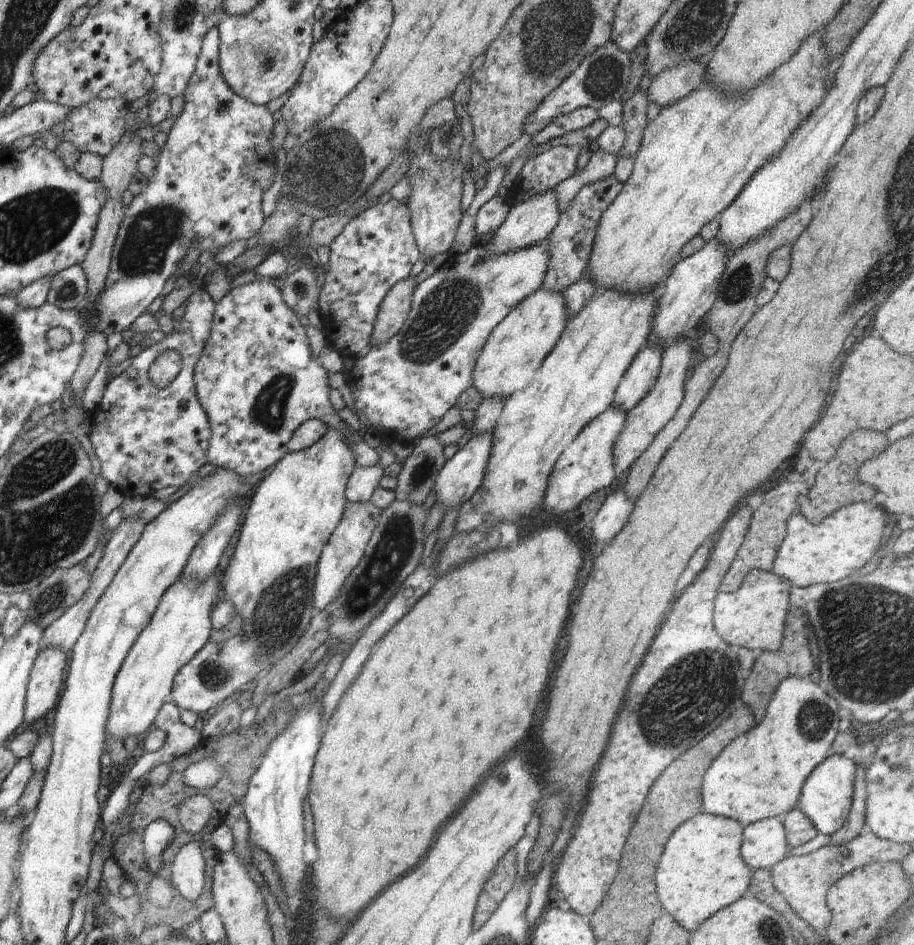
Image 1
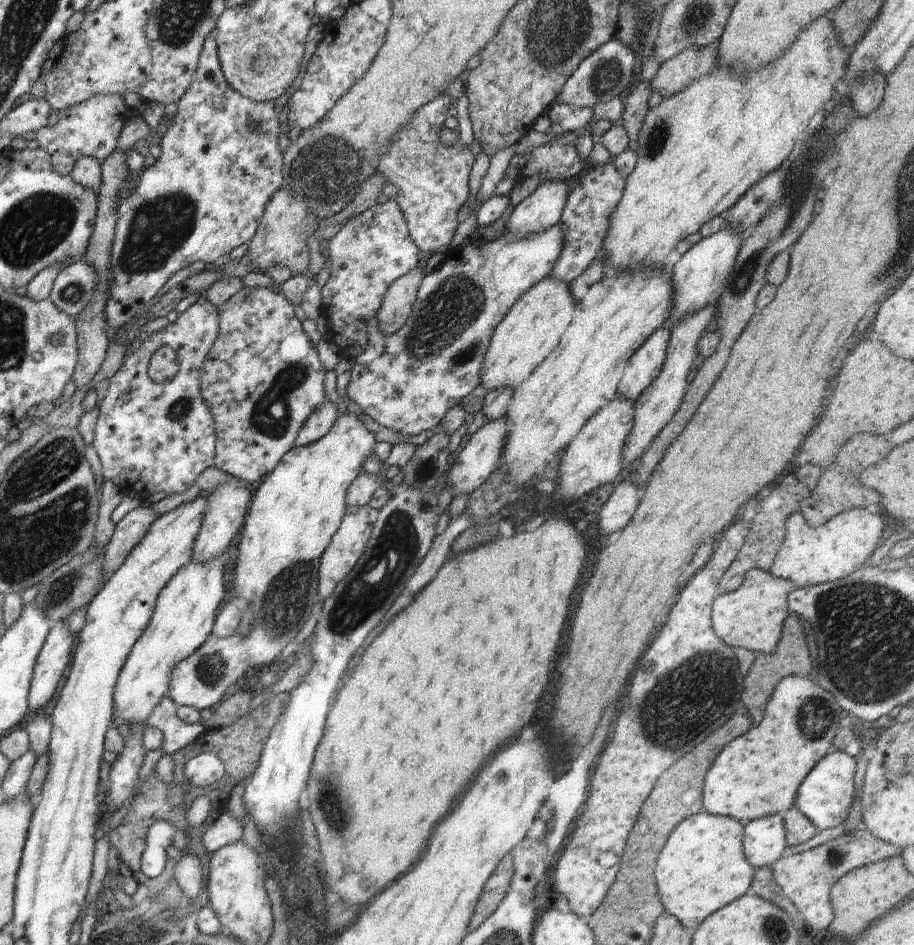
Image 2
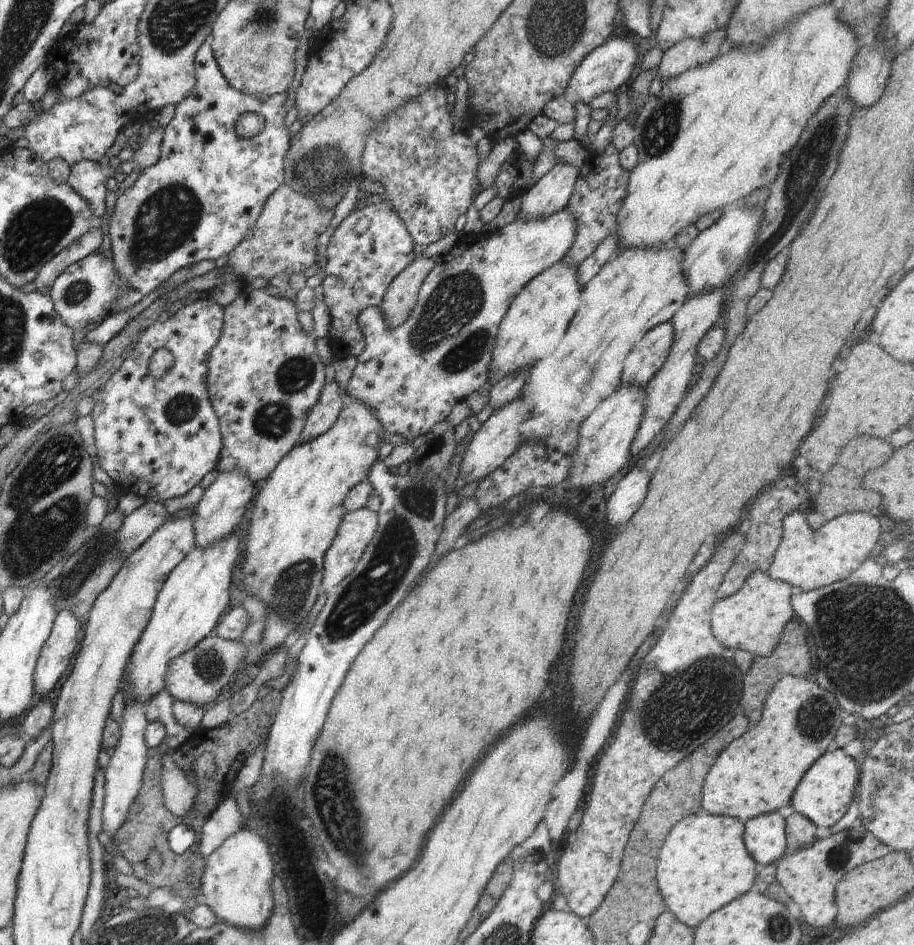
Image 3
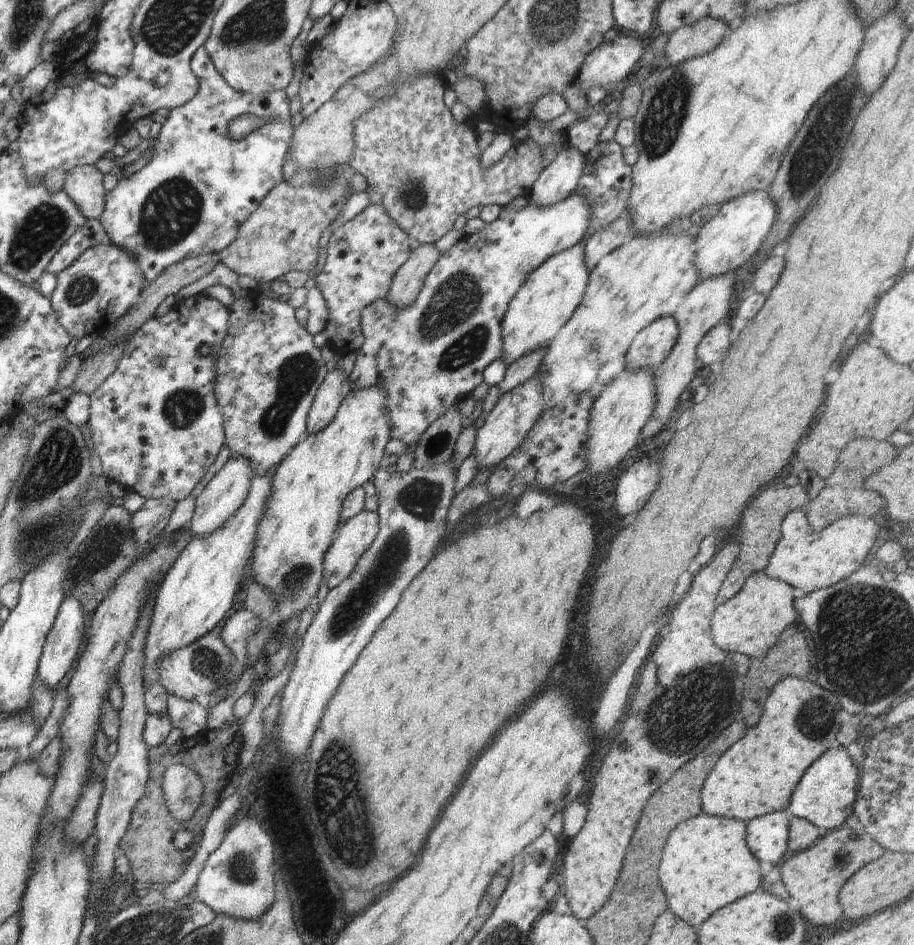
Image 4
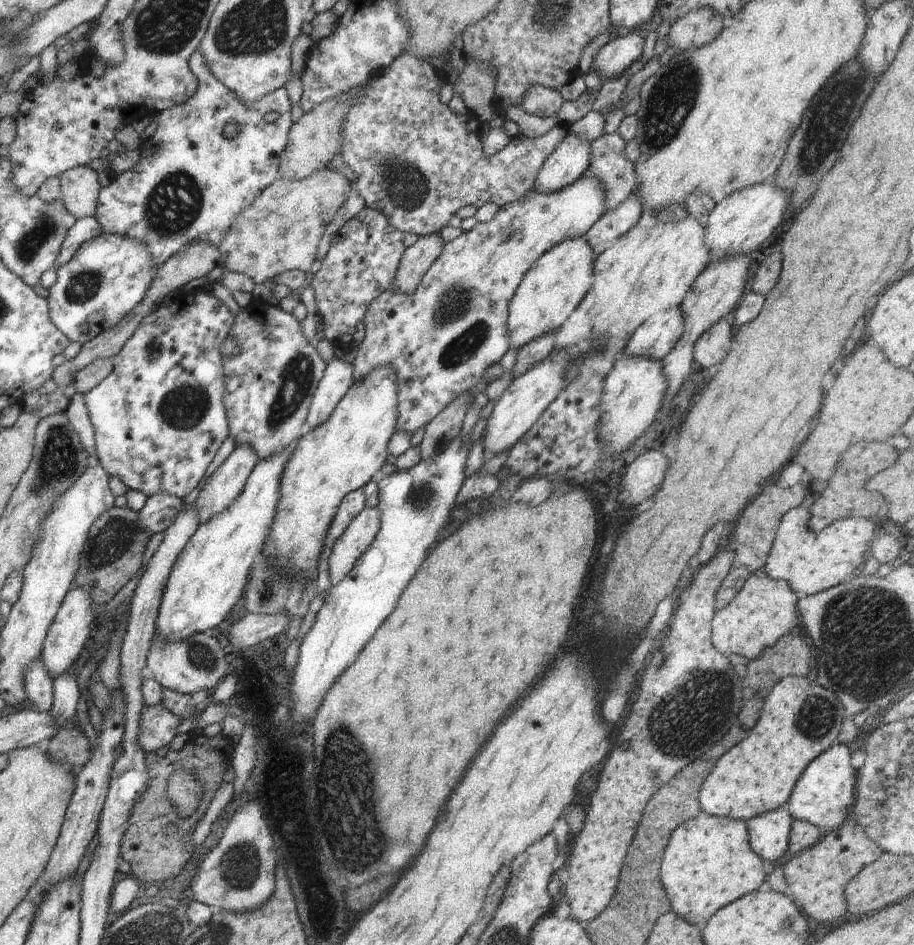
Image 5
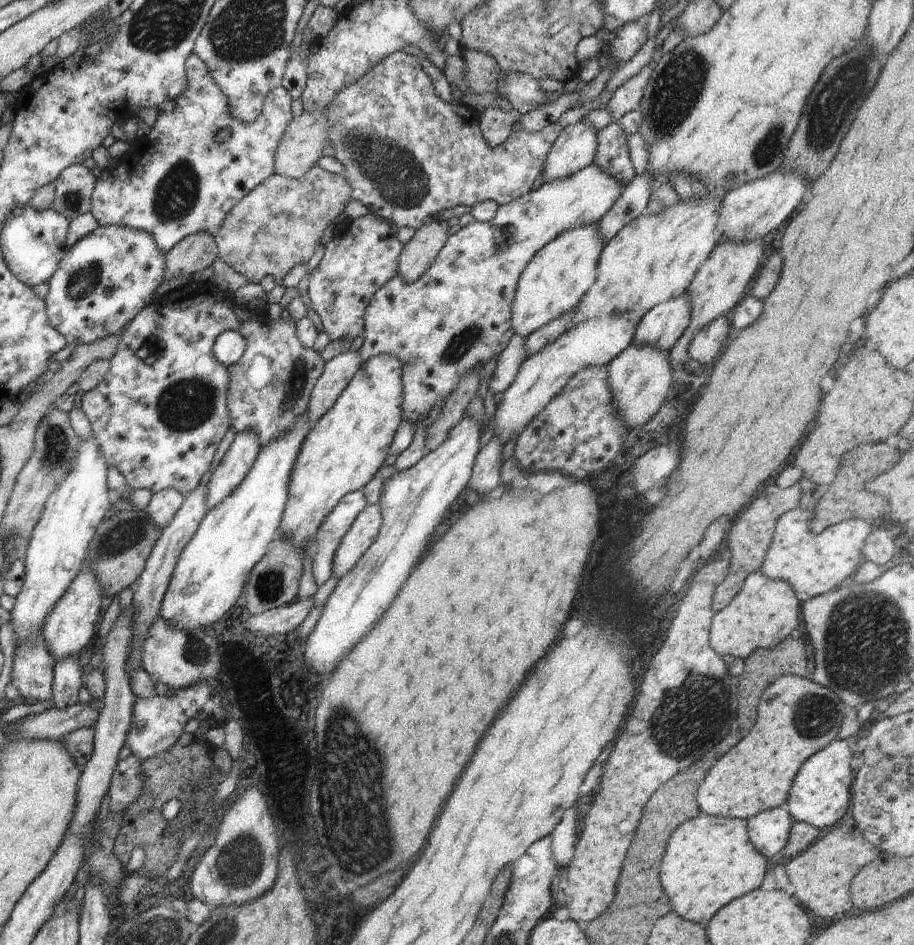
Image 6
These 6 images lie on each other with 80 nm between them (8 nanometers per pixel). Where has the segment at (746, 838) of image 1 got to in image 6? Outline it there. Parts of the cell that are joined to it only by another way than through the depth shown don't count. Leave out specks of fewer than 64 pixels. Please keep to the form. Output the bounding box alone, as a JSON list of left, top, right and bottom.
[747,806,794,860]

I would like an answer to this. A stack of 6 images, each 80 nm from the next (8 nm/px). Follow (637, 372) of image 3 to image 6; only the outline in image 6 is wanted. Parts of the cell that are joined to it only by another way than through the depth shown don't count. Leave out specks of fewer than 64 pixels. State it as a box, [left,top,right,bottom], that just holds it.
[634,291,691,352]

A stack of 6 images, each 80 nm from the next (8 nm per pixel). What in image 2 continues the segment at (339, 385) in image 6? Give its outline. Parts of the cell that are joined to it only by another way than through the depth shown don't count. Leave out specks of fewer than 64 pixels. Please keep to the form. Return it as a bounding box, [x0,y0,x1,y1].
[293,398,339,447]

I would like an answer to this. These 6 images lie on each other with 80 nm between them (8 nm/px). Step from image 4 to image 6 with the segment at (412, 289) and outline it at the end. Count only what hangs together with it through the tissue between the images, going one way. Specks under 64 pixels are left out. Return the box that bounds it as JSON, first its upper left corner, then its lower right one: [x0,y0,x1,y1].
[398,220,450,282]

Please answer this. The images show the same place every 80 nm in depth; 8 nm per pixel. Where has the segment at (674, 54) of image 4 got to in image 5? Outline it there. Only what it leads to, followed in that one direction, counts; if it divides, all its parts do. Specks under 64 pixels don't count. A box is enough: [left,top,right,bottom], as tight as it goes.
[666,6,723,53]

